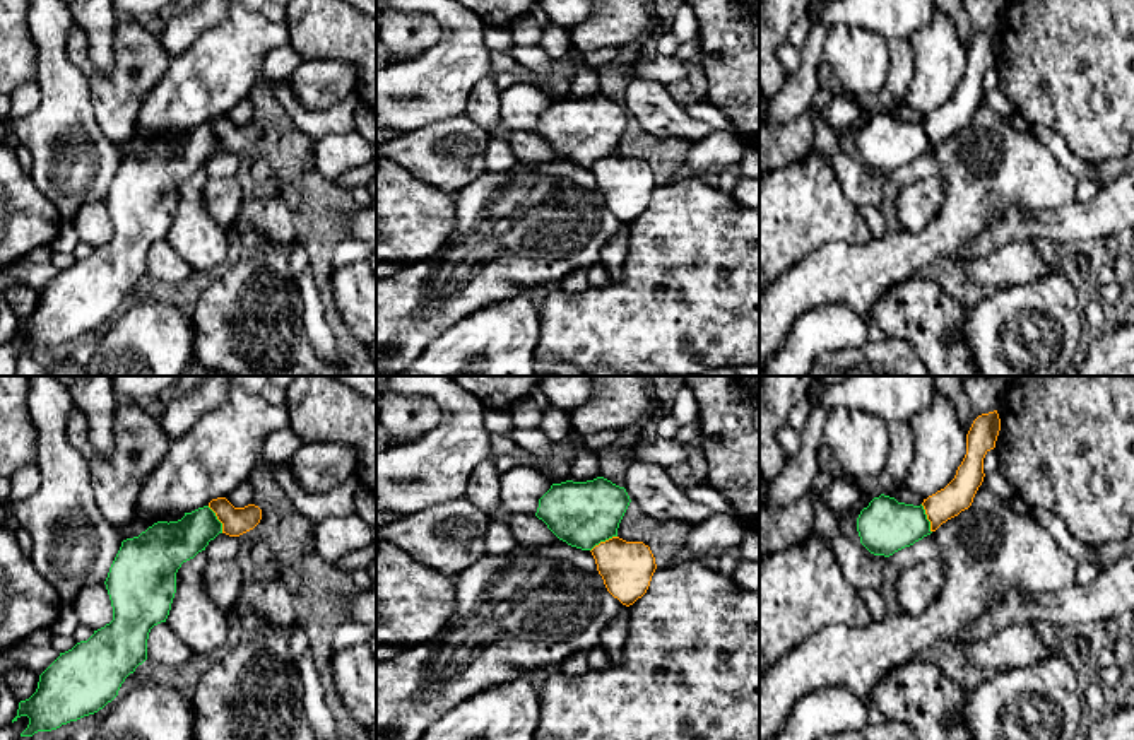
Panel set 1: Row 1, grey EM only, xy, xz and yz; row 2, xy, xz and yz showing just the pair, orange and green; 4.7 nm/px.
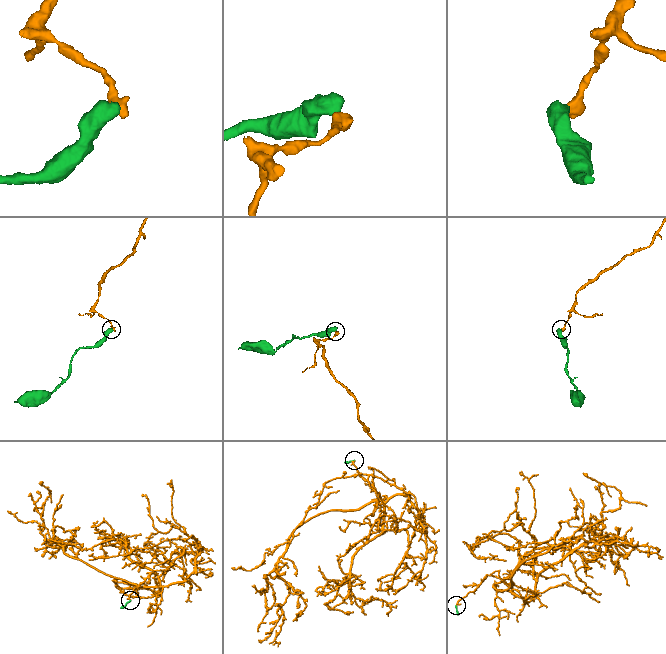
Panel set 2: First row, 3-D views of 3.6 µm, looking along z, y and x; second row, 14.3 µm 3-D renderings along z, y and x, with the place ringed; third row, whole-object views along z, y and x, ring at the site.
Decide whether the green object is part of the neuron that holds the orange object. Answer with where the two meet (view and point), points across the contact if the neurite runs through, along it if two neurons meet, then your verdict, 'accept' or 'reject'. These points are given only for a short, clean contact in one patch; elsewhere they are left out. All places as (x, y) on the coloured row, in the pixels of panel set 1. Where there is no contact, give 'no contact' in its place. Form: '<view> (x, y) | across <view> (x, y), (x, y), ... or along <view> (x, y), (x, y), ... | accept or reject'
yz (927, 518) | along yz (921, 505), (931, 532) | reject

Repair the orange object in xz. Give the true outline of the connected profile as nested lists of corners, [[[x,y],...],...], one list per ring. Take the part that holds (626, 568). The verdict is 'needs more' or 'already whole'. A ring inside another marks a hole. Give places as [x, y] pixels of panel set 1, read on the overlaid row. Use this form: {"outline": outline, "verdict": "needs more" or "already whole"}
{"outline": [[[612,537],[590,552],[607,591],[623,605],[629,607],[647,593],[657,569],[648,545]]], "verdict": "already whole"}

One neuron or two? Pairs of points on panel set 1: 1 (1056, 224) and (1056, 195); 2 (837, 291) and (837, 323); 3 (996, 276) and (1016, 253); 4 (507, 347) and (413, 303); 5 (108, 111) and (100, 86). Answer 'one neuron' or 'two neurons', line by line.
1: two neurons
2: two neurons
3: one neuron
4: two neurons
5: one neuron

